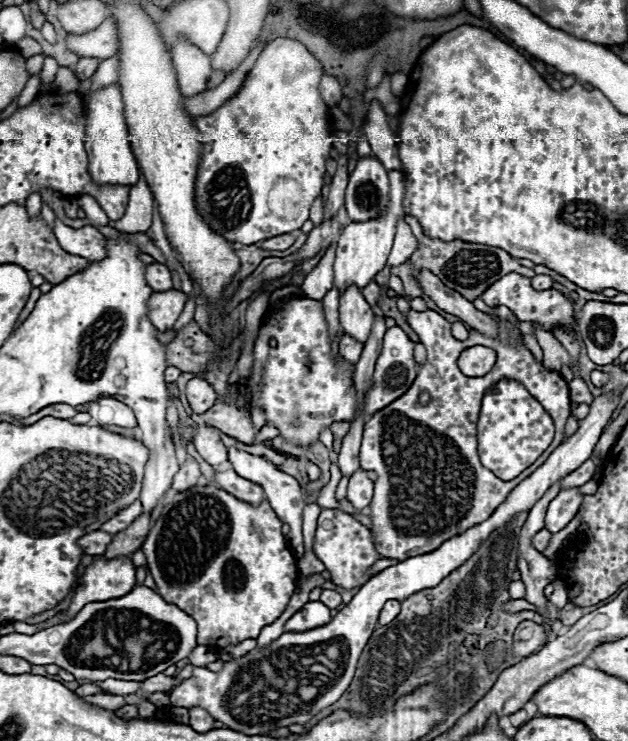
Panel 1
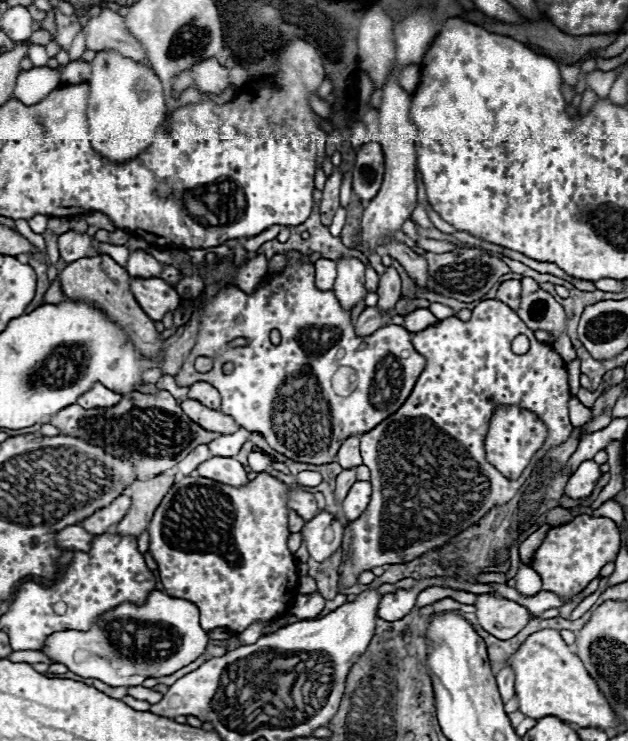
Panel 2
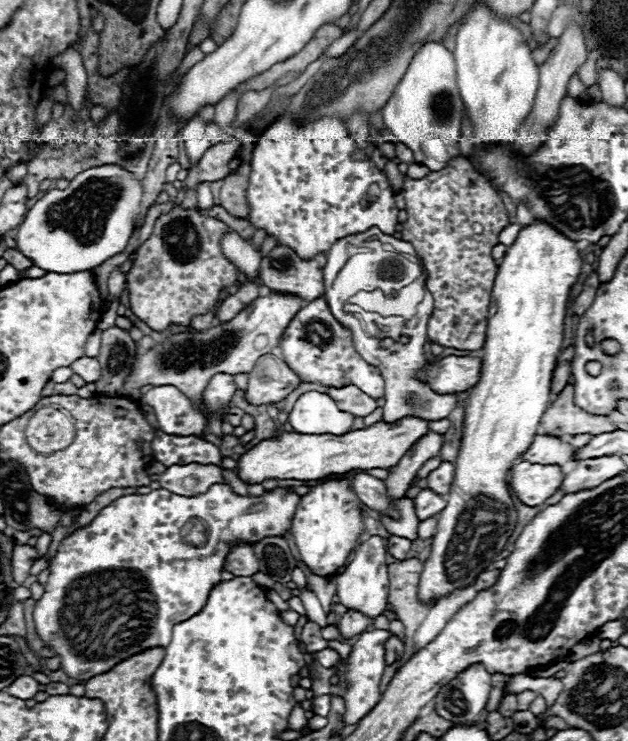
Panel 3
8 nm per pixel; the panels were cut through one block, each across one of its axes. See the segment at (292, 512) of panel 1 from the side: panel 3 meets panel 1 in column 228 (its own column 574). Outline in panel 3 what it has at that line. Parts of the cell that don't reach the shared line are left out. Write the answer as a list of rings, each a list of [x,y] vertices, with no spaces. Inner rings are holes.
[[[536,436],[532,446],[520,460],[528,460],[536,464],[556,464],[562,468],[566,462],[576,460],[576,450],[558,438]]]

